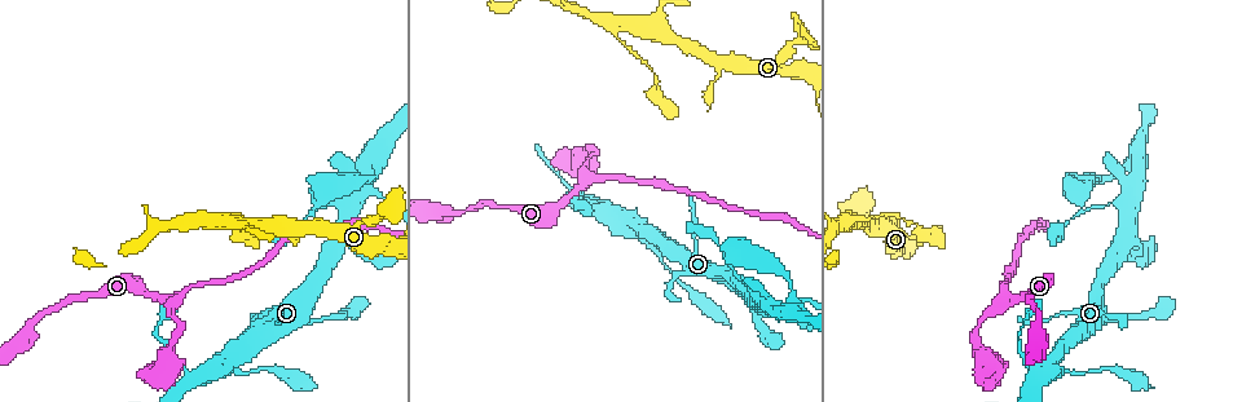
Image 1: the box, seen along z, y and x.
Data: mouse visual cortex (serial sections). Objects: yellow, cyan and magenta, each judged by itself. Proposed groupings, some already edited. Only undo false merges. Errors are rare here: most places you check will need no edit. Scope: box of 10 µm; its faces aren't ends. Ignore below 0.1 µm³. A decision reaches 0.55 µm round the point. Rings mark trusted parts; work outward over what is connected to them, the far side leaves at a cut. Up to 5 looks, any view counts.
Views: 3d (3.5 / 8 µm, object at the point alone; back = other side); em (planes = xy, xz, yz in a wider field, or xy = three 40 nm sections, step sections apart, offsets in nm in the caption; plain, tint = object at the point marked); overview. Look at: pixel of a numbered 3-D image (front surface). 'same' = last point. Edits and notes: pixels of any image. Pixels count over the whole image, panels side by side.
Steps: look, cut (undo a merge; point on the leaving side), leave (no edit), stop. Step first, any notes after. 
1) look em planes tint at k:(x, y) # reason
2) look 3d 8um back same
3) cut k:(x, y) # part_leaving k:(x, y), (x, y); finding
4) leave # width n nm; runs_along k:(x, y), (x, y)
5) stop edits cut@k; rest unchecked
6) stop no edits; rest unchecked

look 3d 8um back at 1:(356, 195) # two arms in line, one across

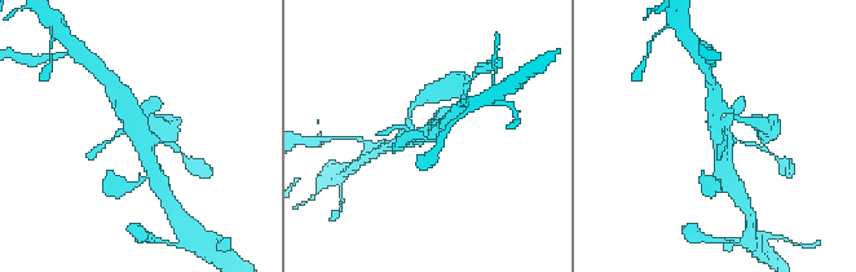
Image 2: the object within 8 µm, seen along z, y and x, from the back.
look em xy step 2 tint same # need the tissue

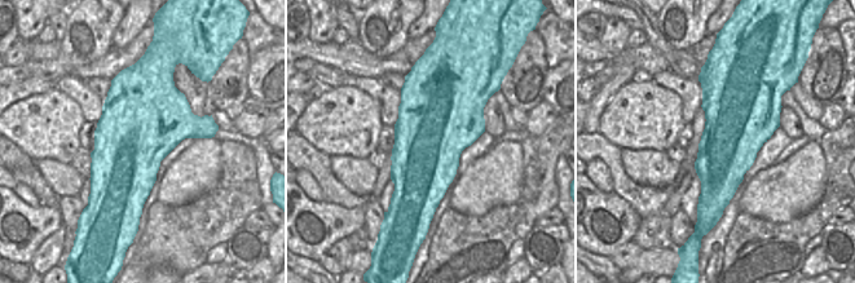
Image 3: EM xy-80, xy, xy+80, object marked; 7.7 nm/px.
leave # width 650 nm; runs_along 2:(151, 166), (128, 114), (118, 108); all the same cell

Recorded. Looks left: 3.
look 3d 3.5um at 1:(852, 219) # three-way junction

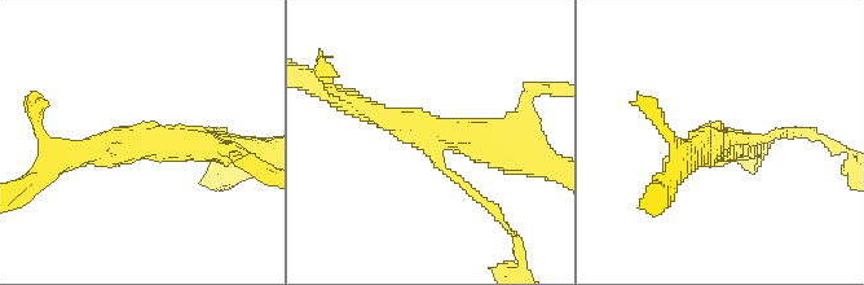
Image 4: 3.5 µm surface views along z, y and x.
look em planes tint at 4:(148, 143)

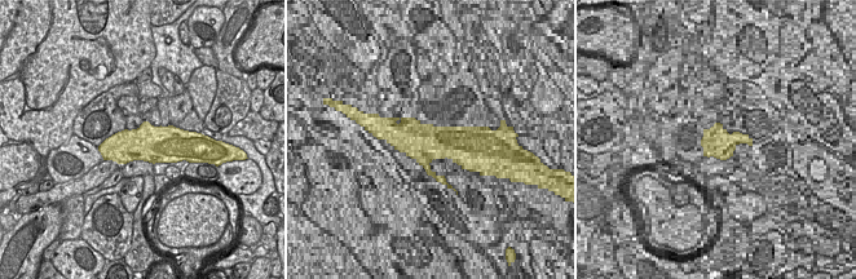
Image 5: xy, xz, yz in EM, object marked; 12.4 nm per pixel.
look em xy step 5 tint same # cut it another way

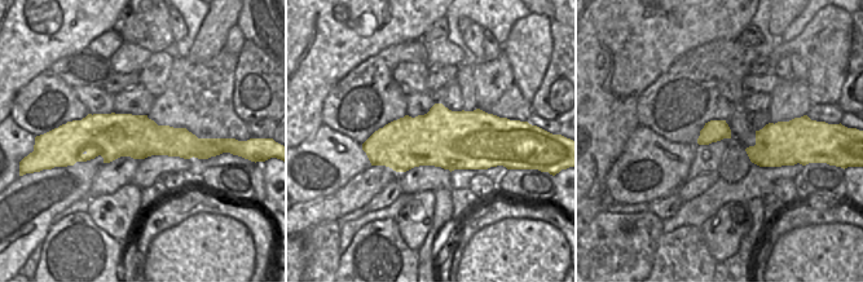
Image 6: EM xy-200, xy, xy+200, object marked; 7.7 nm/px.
leave # width 460 nm; runs_along 6:(78, 136), (205, 141); one cell here

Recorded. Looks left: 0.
stop no edits; rest unchecked

